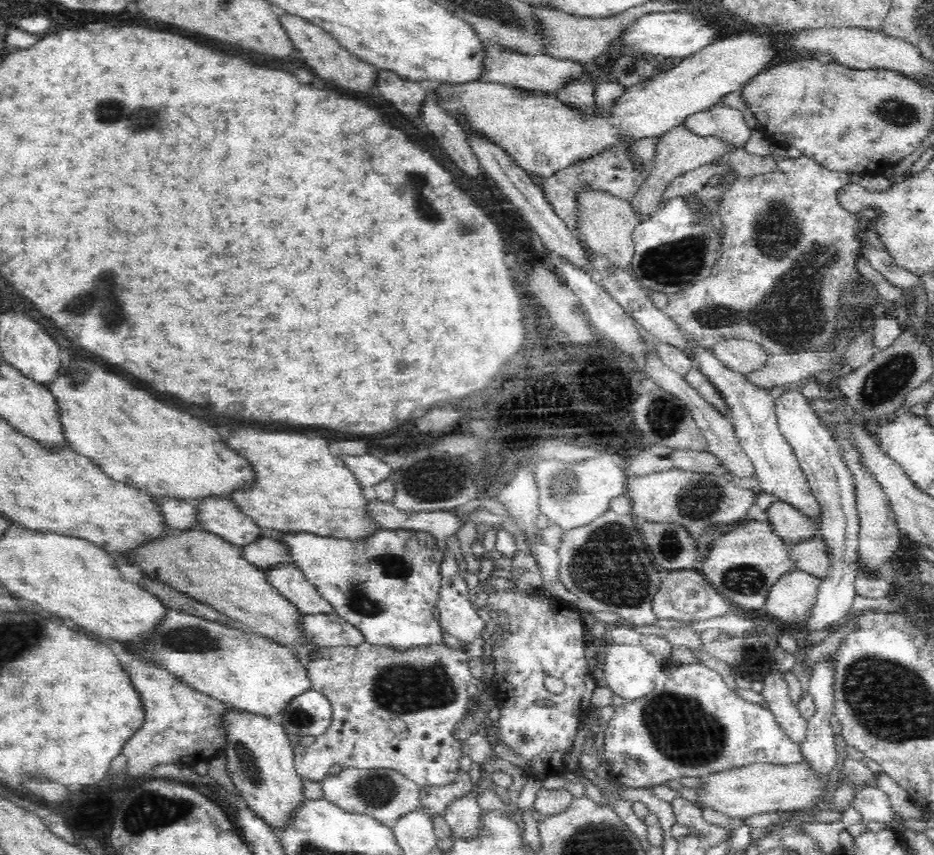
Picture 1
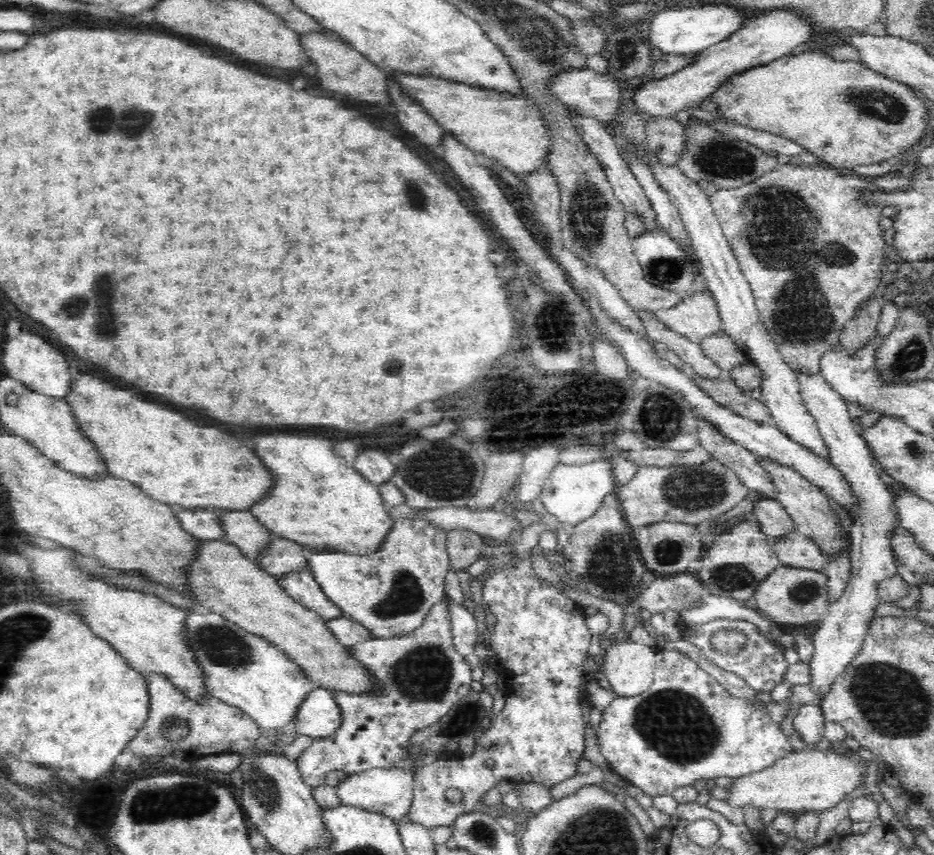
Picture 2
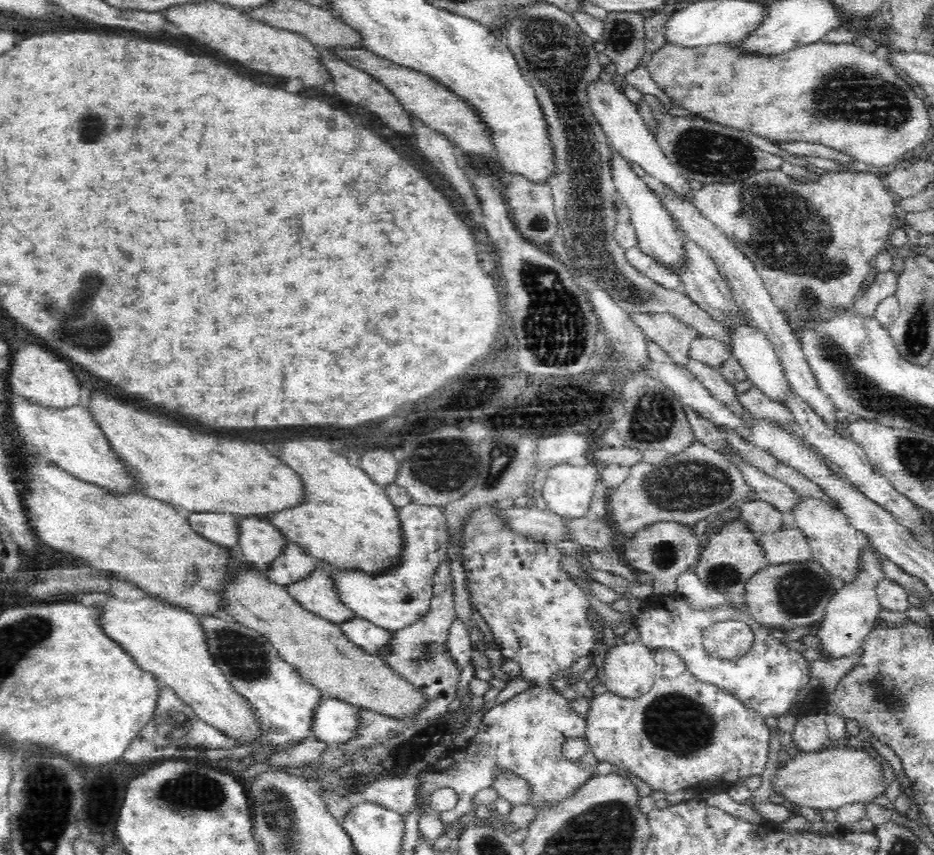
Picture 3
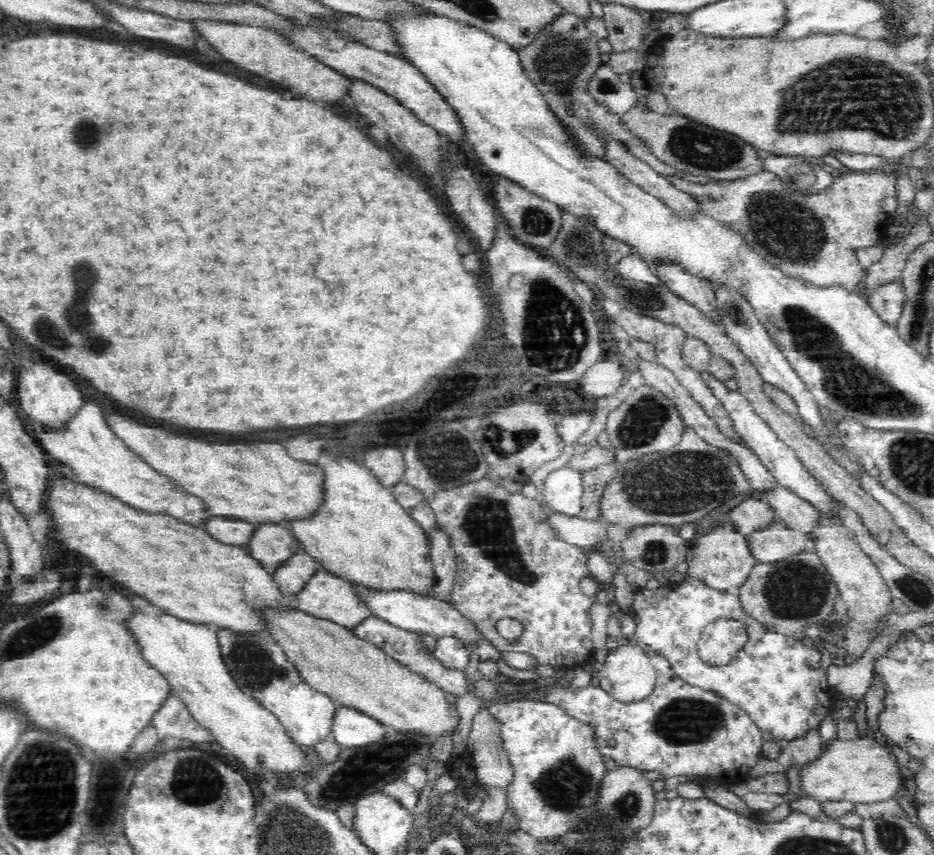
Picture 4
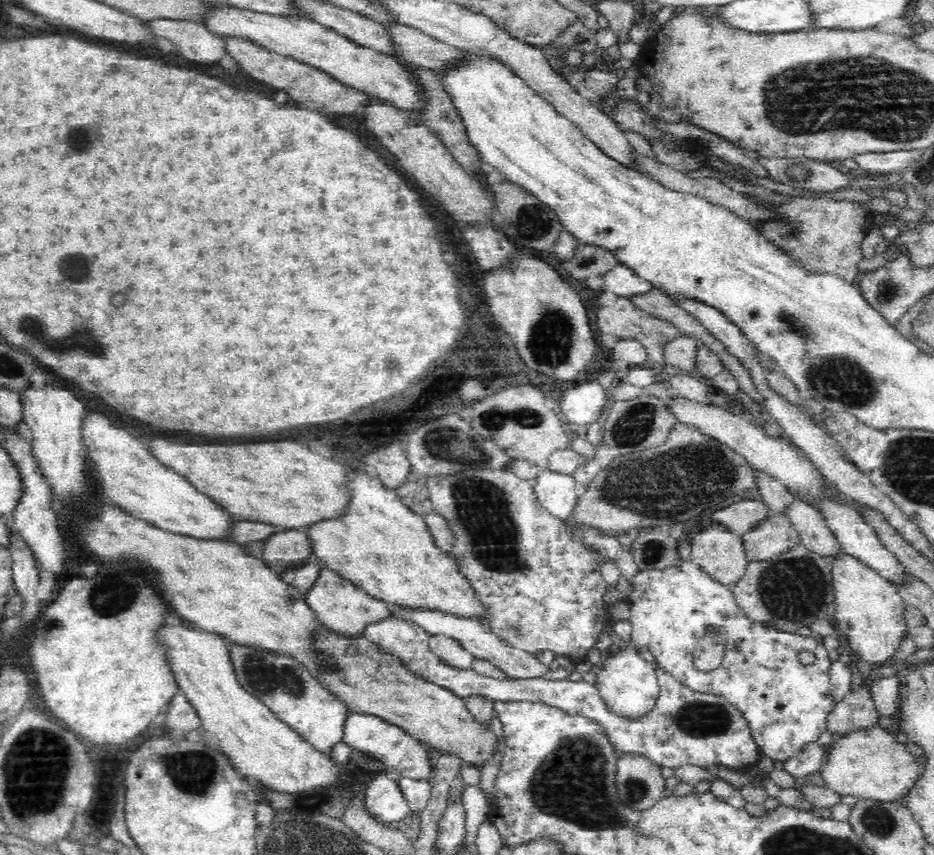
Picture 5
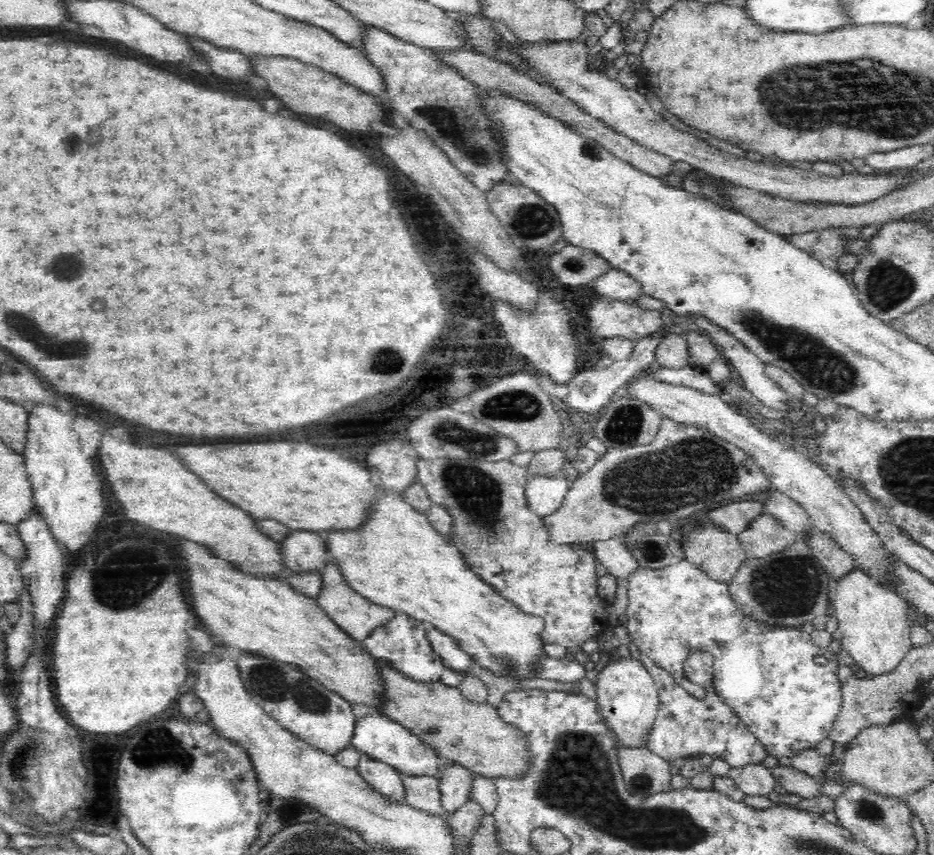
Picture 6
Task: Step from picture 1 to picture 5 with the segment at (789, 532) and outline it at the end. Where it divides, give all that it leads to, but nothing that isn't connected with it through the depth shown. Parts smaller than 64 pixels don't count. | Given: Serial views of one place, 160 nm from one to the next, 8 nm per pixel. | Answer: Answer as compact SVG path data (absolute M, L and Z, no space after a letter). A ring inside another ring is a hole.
M754 499L741 500L720 508L712 513L712 518L728 532L743 536L761 520L770 516L766 505Z

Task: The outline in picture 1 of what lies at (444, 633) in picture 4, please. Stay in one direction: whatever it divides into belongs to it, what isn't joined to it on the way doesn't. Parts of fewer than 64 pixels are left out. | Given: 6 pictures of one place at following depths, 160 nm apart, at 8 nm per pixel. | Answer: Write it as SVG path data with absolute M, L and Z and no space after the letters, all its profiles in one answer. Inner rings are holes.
M264 529L262 532L264 537L276 537L282 541L286 541L286 544L290 545L292 549L292 564L300 567L308 580L314 584L318 589L318 593L325 598L325 600L333 607L335 612L348 623L352 624L355 628L361 631L361 634L365 637L365 642L369 644L382 644L389 647L398 649L407 649L414 645L424 644L442 644L444 642L441 626L435 620L434 610L436 610L439 604L440 588L442 584L442 572L440 572L440 566L442 566L442 550L438 547L437 538L434 535L430 535L429 532L418 529L382 529L380 532L376 532L374 536L366 538L366 540L351 540L336 539L329 537L322 537L316 535L305 534L305 532L298 532L298 534L291 534L291 532L284 533L274 531L273 529Z

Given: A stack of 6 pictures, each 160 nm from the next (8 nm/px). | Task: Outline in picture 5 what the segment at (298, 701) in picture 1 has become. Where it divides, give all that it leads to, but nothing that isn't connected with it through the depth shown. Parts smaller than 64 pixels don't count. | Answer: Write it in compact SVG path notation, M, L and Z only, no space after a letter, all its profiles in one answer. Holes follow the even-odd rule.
M362 713L348 714L343 741L356 751L362 751L377 762L386 764L395 776L407 776L411 779L426 779L432 772L429 747L406 733L402 728L382 719L382 717Z

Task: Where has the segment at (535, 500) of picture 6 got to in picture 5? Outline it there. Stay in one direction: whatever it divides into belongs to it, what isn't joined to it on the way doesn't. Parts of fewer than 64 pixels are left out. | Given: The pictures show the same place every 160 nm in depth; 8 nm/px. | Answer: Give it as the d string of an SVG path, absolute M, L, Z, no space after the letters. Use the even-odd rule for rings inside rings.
M540 469L533 481L533 489L535 499L552 516L563 521L570 516L578 495L572 475Z

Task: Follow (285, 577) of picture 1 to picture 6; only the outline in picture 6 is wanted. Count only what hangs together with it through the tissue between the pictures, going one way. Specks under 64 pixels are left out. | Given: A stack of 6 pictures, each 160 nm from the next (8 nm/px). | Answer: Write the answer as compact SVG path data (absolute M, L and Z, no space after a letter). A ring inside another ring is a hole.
M331 562L320 571L320 575L322 591L316 599L318 605L333 622L340 626L343 632L346 632L355 641L362 643L371 636L376 628L389 624L390 620L395 618L395 612L392 609L374 604L356 592L343 577L343 572L338 565Z

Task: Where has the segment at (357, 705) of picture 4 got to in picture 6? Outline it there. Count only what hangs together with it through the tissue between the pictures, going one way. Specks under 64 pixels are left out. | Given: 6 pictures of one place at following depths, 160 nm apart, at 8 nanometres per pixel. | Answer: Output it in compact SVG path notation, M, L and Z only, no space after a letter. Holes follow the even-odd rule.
M377 660L377 662L381 664L381 674L386 679L386 704L384 704L382 714L410 730L425 744L432 747L440 757L455 761L474 775L488 779L516 780L516 778L524 778L532 770L534 761L530 757L532 751L530 751L529 738L522 730L515 728L510 721L502 719L498 709L487 701L478 703L468 700L462 696L459 687L446 686L440 681L427 683L410 680L399 671L388 667L384 661Z

